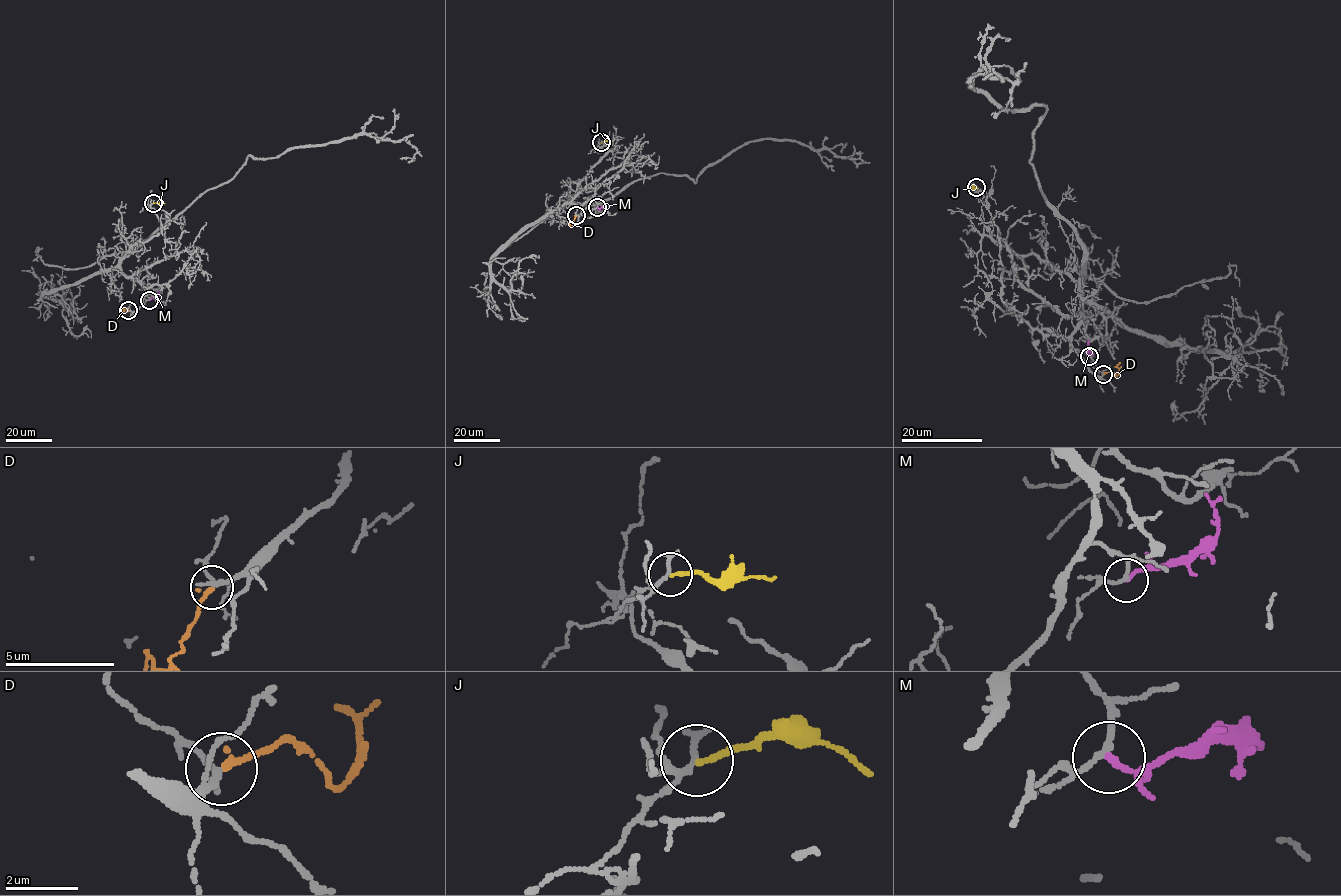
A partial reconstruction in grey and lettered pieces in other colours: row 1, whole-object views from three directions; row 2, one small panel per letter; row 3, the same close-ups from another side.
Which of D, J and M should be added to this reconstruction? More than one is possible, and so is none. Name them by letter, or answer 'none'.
D

